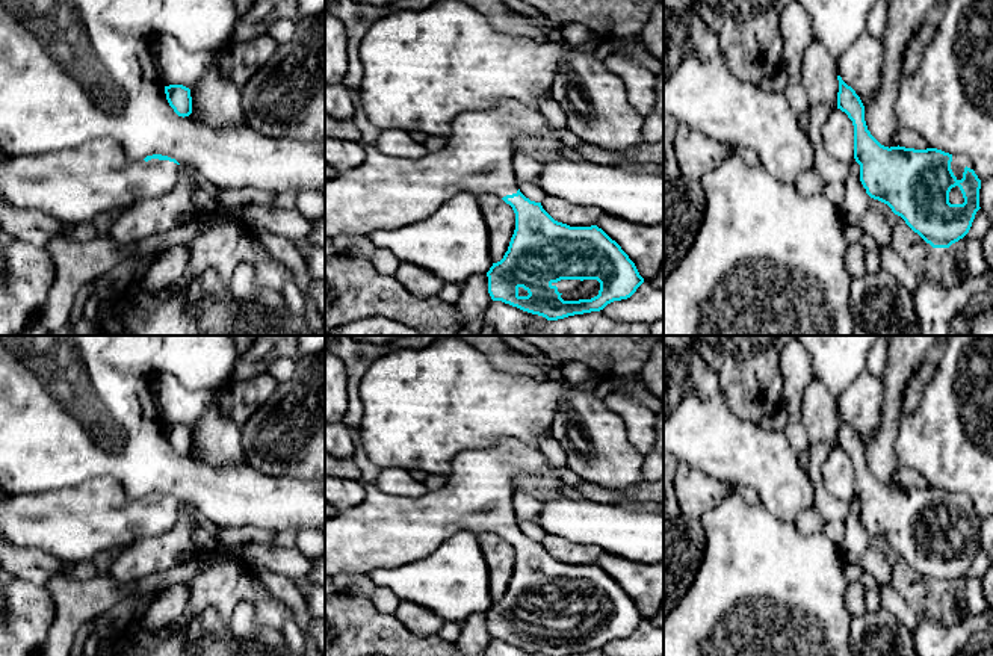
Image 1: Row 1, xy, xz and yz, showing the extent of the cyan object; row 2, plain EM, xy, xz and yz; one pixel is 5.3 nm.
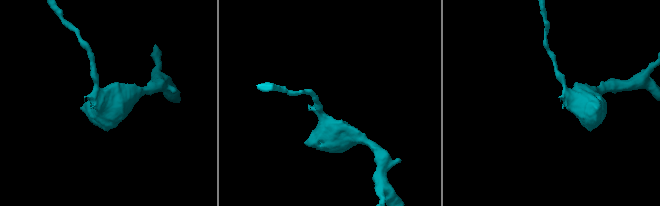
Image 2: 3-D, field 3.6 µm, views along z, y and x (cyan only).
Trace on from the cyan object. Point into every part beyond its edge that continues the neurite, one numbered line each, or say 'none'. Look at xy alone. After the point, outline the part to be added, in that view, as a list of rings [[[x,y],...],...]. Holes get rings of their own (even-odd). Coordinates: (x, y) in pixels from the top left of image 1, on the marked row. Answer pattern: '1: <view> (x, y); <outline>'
1: xy (73, 186); [[[110,138],[70,150],[5,157],[0,163],[0,203],[33,209],[74,227],[101,213],[115,213],[169,192],[178,165],[151,159],[130,163]]]

